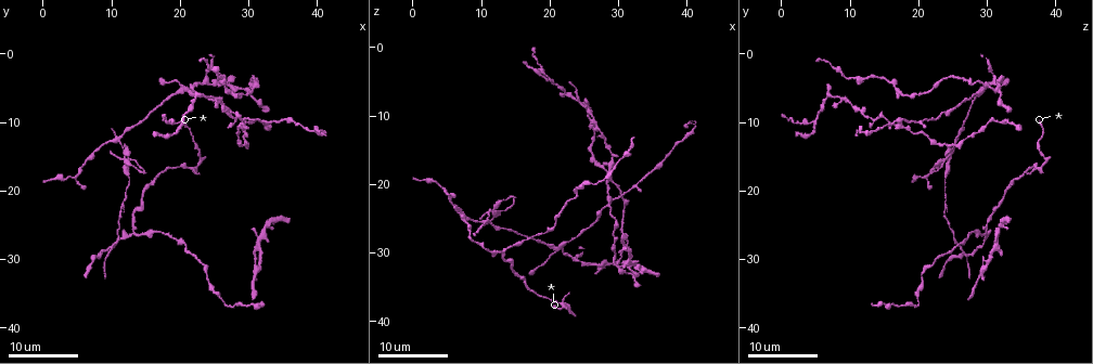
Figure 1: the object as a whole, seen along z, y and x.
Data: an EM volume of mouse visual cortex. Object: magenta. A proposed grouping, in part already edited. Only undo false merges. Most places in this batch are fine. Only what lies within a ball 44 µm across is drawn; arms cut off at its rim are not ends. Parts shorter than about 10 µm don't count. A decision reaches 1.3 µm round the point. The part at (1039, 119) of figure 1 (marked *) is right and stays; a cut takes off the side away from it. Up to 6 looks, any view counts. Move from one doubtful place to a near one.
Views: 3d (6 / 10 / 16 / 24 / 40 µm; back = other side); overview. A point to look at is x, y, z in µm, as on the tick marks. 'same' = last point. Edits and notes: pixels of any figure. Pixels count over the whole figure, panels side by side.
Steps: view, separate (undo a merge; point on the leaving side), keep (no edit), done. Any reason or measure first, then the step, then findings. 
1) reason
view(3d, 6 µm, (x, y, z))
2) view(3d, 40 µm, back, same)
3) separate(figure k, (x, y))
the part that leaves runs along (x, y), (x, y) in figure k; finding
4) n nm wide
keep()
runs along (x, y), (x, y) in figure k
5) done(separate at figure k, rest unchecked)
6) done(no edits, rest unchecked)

small branch off a trunk
view(3d, 16 µm, (22.0, 5.0, 29.5))

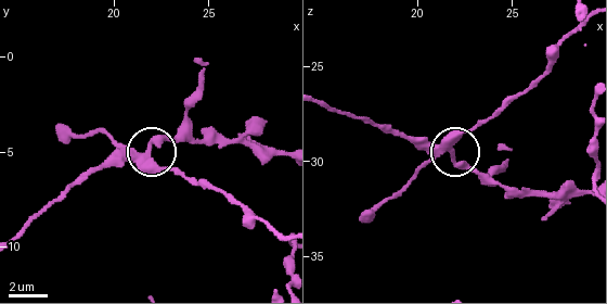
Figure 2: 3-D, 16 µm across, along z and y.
view(3d, 6 µm, (21.8, 5.3, 29.2))

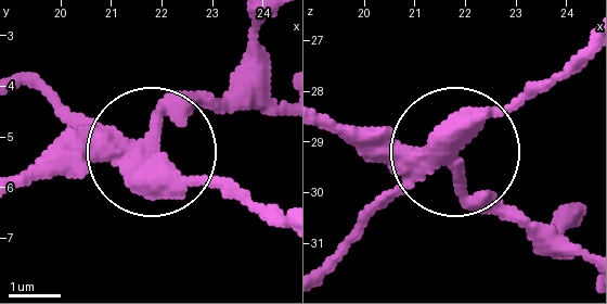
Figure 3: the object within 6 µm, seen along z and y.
4 arms
separate(figure 3, (185, 178))
the part that leaves runs along (438, 164), (589, 60) in figure 3; a second neuron is stuck on

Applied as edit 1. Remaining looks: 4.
view(overview)

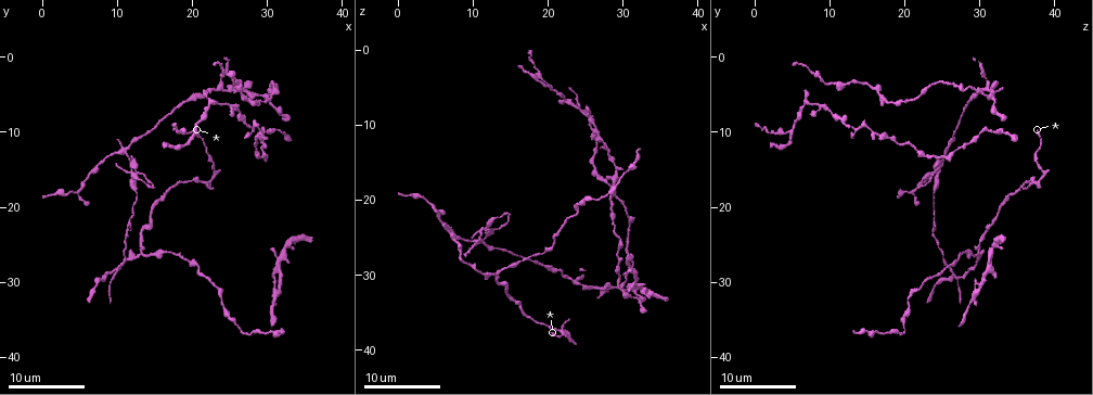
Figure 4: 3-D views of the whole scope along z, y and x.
three-way junction
view(3d, 10 µm, (29.0, 9.5, 15.0))

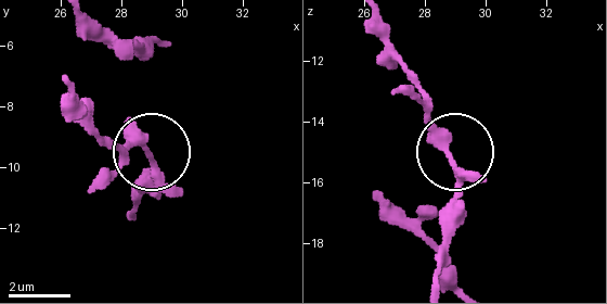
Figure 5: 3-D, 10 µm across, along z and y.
keep()
runs along (138, 217), (147, 157), (101, 147) in figure 5; all the same neuron

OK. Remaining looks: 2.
two arms in line, one across
view(3d, 6 µm, (25.0, 6.0, 8.5))

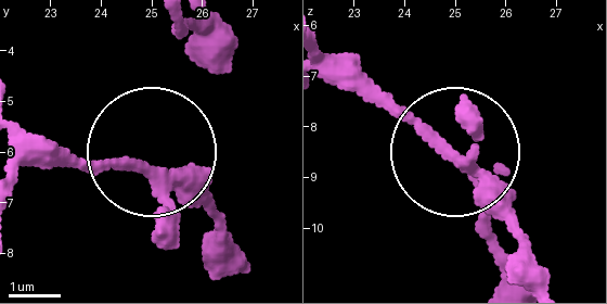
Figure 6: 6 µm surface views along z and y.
view(3d, 6 µm, back, (24.95, 6.40, 8.65))

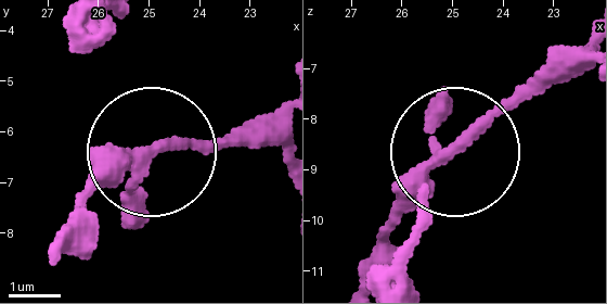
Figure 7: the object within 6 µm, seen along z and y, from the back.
220 nm wide
keep()
runs along (55, 253), (86, 197), (151, 150), (250, 146) in figure 7; continuous, no second neuron

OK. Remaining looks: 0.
done(separate at figure 3, rest unchecked)

